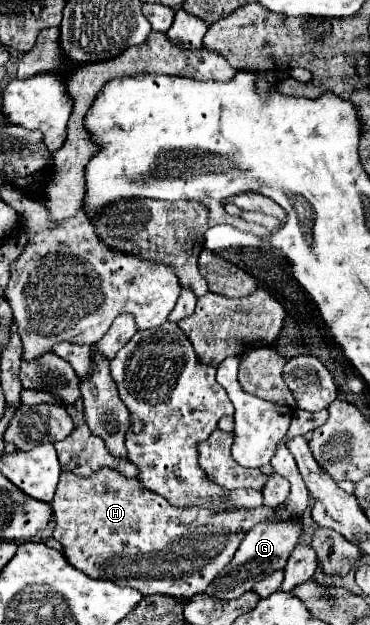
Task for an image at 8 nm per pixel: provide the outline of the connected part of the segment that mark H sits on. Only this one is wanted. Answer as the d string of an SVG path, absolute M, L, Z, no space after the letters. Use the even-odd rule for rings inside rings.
M285 442L279 444L275 456L271 458L271 466L275 472L285 476L291 482L291 494L287 502L279 508L243 508L243 510L229 510L229 512L213 512L207 508L173 508L163 496L149 492L137 480L121 476L121 472L111 468L101 468L89 478L75 476L73 472L63 472L57 484L55 498L51 502L55 532L53 538L63 544L63 554L67 560L93 578L109 578L117 586L131 586L141 590L143 596L151 594L167 594L167 596L193 596L201 594L209 582L221 572L221 568L233 558L235 550L239 548L241 540L257 522L277 522L277 520L299 520L309 506L309 492L301 474L297 472L297 464L287 450Z

